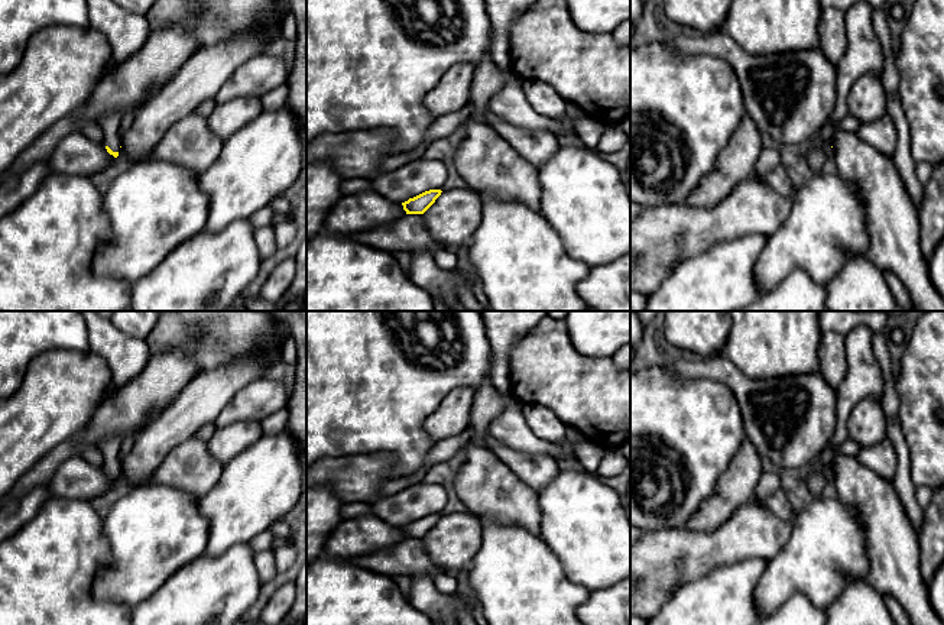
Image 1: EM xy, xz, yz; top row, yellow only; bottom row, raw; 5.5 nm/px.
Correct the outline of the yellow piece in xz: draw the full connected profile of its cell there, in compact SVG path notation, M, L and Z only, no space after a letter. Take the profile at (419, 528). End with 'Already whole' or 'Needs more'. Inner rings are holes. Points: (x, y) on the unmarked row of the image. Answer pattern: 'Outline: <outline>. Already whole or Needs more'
Outline: M429 514L413 522L409 522L408 525L402 527L403 534L406 538L424 538L441 519L441 516L441 514Z. Already whole

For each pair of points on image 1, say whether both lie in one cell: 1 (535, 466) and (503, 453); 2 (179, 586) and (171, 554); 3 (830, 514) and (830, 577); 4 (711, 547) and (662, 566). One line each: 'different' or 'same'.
1: same
2: different
3: same
4: same

